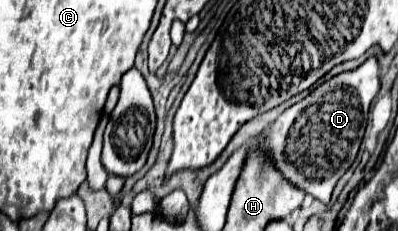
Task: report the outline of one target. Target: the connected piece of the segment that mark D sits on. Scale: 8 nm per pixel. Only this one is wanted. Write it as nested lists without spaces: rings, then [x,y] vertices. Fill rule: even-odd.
[[[370,56],[364,64],[350,72],[342,72],[328,82],[314,88],[304,100],[286,108],[274,124],[264,132],[266,146],[280,172],[302,186],[308,194],[328,204],[330,194],[340,180],[340,176],[350,168],[358,154],[358,136],[362,140],[366,130],[366,116],[372,98],[380,90],[380,70],[378,58]],[[358,98],[358,100],[354,100]],[[296,124],[296,138],[292,138],[292,128]]]

